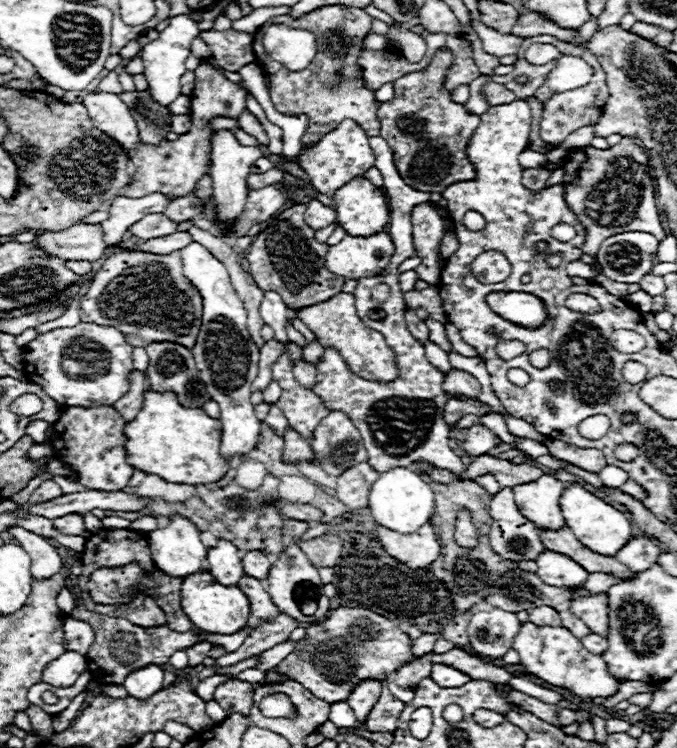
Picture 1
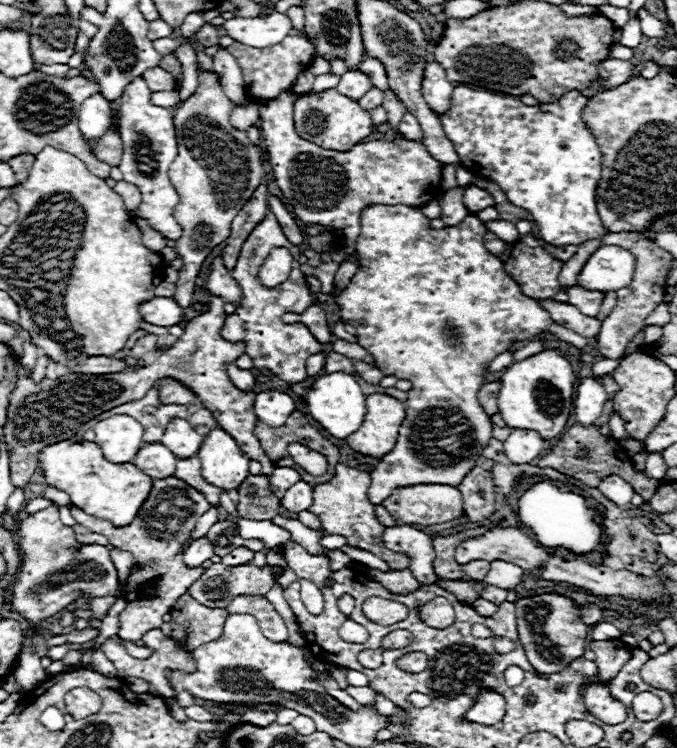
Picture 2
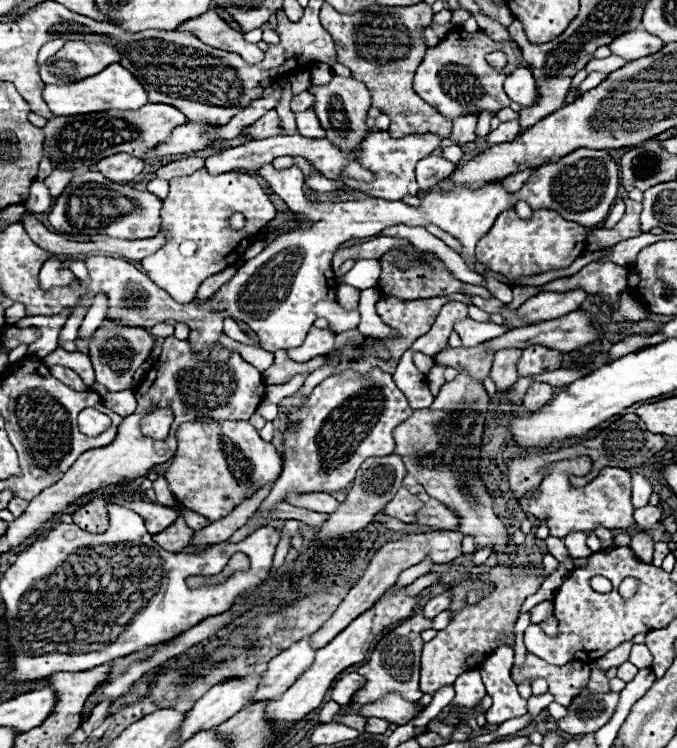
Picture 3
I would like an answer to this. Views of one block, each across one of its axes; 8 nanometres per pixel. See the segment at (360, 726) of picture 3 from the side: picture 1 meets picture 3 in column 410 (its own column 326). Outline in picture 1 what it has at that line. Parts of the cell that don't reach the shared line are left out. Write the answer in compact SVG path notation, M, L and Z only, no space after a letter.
M338 606L328 614L328 620L312 624L308 636L298 640L294 652L276 668L304 684L314 696L334 704L344 702L358 682L384 680L410 658L410 638L392 620L366 608Z

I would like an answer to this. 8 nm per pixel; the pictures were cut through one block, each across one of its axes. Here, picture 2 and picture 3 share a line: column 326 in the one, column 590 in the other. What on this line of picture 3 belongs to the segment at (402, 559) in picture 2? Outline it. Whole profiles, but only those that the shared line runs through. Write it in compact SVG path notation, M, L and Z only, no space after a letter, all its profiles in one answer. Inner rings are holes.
M578 458L578 460L564 460L558 462L548 476L540 482L540 486L526 496L522 496L520 508L540 520L540 524L546 524L550 528L550 536L564 538L568 532L586 532L592 534L598 524L602 524L608 530L624 530L634 524L632 518L632 502L630 502L630 484L632 474L622 468L604 468L600 476L596 476L590 484L572 488L568 484L568 474L588 474L590 460ZM612 514L614 514L614 528L612 528Z

